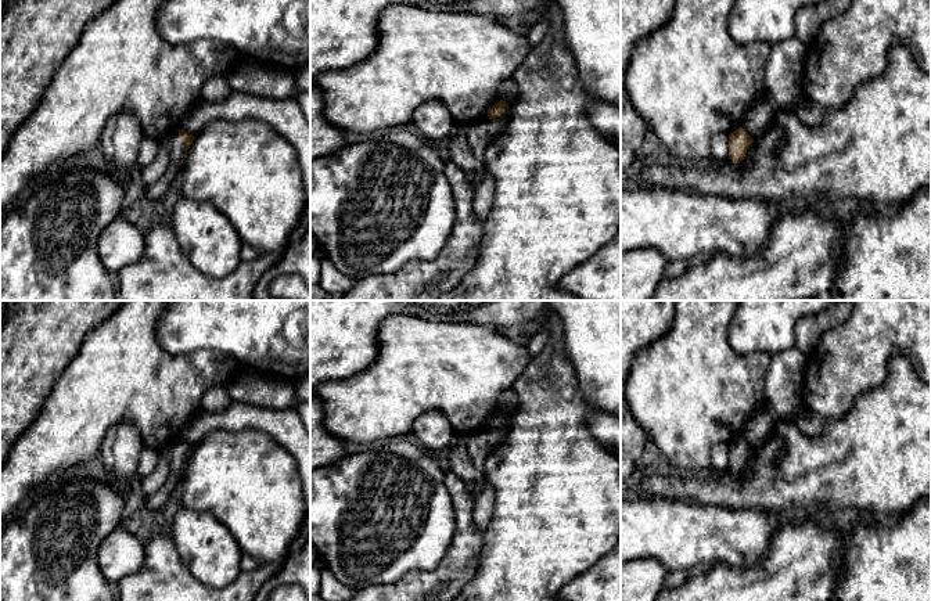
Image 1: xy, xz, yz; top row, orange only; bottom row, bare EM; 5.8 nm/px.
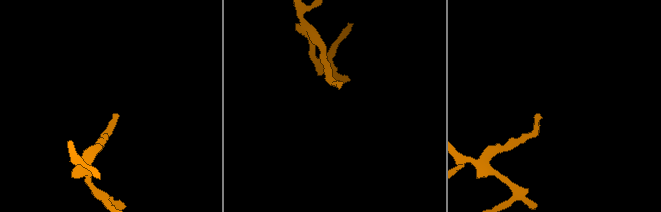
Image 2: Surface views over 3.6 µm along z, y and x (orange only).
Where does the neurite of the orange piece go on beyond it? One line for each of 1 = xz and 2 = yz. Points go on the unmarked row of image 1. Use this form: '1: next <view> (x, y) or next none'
1: next none
2: next none

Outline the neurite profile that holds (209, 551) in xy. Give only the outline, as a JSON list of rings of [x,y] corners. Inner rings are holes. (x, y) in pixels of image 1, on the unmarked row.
[[[180,508],[169,533],[188,571],[209,587],[224,587],[241,572],[242,551],[209,512]]]

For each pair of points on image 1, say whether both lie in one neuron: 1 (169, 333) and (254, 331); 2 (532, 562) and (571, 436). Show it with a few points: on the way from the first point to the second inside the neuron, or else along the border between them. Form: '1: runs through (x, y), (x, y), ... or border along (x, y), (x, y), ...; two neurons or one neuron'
1: runs through (190, 331), (233, 331); one neuron
2: runs through (545, 531), (556, 515), (556, 468); one neuron

